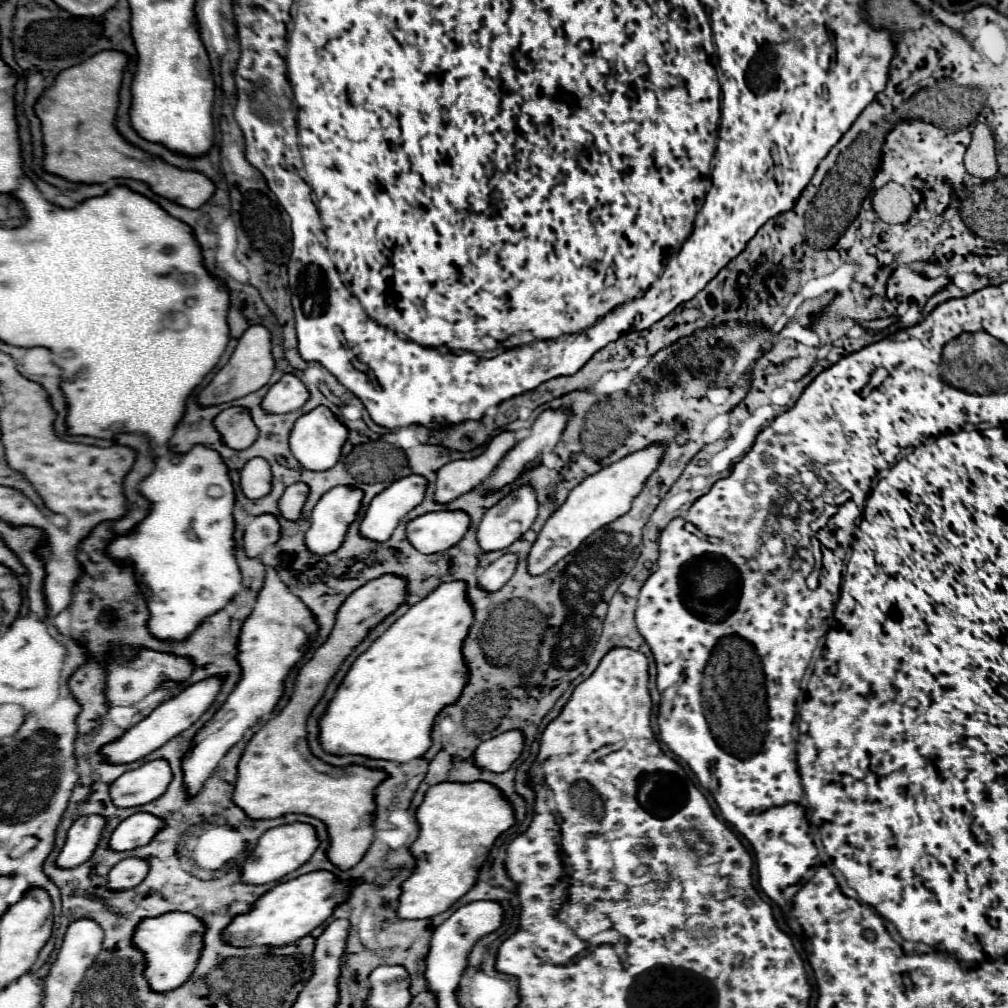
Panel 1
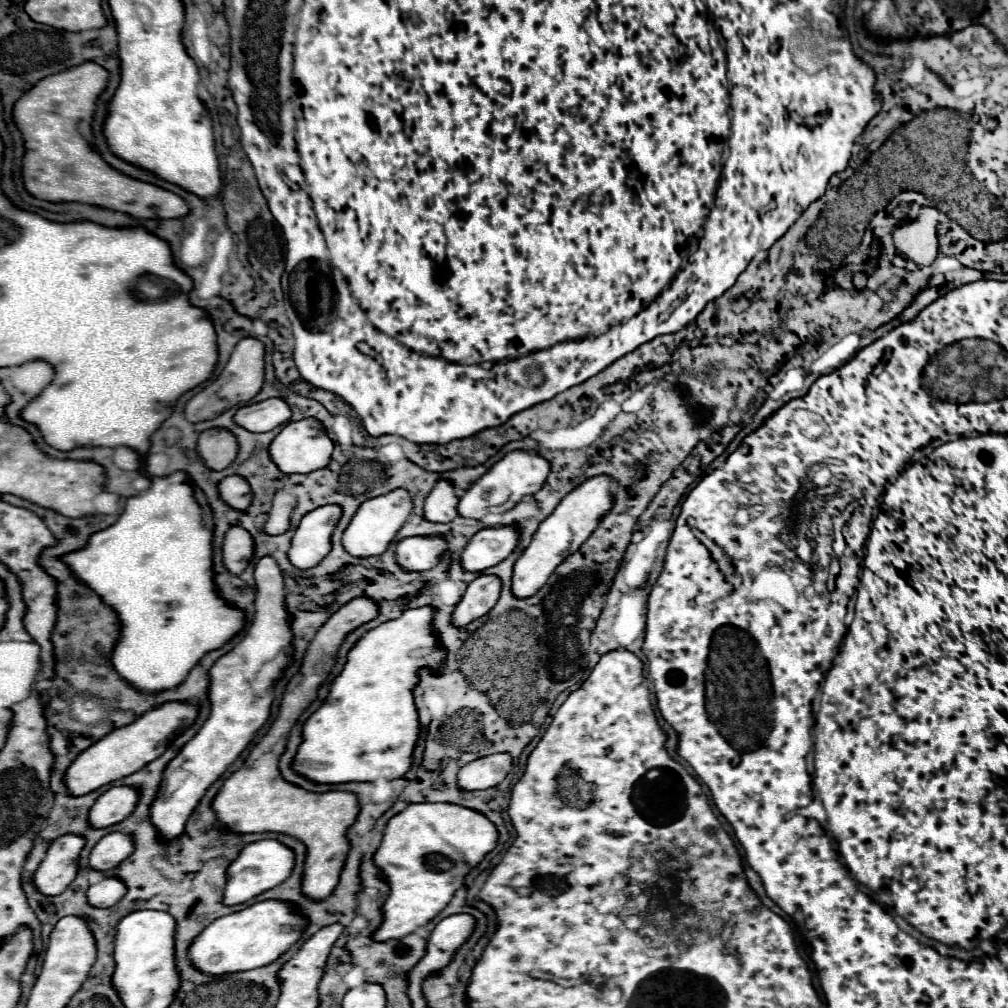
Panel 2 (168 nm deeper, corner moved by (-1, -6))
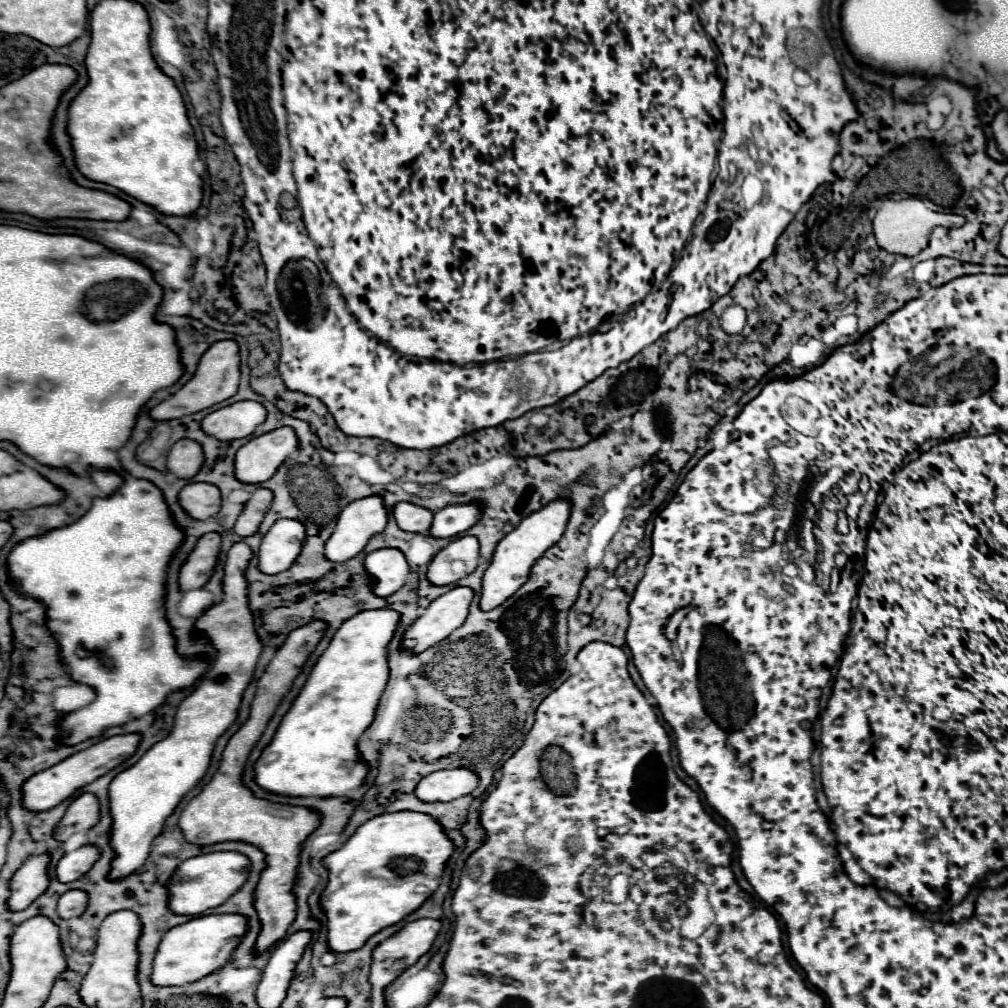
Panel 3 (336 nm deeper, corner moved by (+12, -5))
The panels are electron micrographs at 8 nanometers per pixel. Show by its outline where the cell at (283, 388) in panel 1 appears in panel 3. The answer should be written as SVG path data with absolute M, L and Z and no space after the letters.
M238 401L228 407L208 413L200 427L206 435L218 441L232 441L248 437L266 419L266 409L256 401Z

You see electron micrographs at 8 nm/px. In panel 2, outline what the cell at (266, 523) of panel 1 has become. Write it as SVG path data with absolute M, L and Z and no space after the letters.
M231 528L223 542L223 562L233 574L241 574L255 554L253 536L245 528Z

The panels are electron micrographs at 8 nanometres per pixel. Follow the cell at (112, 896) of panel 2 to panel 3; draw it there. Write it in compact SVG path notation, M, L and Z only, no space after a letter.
M66 891L64 895L60 895L58 907L56 907L56 911L62 919L78 917L84 909L86 909L86 893L84 891Z

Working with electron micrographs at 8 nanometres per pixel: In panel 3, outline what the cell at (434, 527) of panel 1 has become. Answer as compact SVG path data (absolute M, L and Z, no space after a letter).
M378 549L378 551L372 551L366 555L364 559L364 569L370 577L374 577L372 581L372 593L378 595L378 597L390 597L394 591L398 591L406 579L408 579L408 573L410 573L410 567L404 559L404 555L400 551L394 551L394 549Z

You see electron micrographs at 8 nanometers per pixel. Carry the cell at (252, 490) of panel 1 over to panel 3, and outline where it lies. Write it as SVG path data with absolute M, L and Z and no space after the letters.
M188 483L178 493L178 503L192 519L202 521L218 513L222 499L218 487L210 487L210 483Z

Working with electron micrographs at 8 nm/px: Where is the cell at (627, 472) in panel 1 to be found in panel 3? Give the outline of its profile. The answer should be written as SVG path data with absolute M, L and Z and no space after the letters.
M564 499L552 501L540 511L534 511L532 515L522 519L522 523L496 545L492 561L482 577L482 593L480 593L480 603L478 603L482 611L496 609L508 597L512 597L514 591L518 591L518 587L526 583L530 567L536 563L536 559L542 557L544 551L550 549L554 543L558 543L558 539L562 537L568 517L570 517L570 503Z

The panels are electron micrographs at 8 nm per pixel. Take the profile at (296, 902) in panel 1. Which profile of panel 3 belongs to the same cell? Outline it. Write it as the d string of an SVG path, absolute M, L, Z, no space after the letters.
M202 915L168 929L160 939L160 945L152 961L150 975L152 985L158 987L184 985L218 971L230 961L230 955L244 937L246 929L248 929L246 917L242 915Z

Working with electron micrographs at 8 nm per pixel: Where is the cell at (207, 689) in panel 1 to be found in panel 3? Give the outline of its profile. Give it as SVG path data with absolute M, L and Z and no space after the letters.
M114 735L114 737L98 741L96 745L88 747L84 751L78 751L78 753L70 755L68 759L60 761L58 765L46 769L46 771L40 771L40 773L32 775L22 785L22 799L20 799L22 807L28 809L28 811L34 811L34 813L36 811L48 811L48 809L56 807L58 803L68 799L76 789L92 783L94 779L102 777L106 771L124 763L136 751L138 743L140 743L140 735Z

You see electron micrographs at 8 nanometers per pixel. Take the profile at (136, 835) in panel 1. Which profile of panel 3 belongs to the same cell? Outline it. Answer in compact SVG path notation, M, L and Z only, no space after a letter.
M86 845L72 853L66 853L56 865L56 879L60 883L70 883L80 879L90 869L90 863L94 863L94 855L98 855L98 851Z

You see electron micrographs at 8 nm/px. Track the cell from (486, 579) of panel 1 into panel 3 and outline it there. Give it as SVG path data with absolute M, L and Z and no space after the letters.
M454 587L434 599L424 609L424 613L404 631L402 649L410 653L422 653L446 639L464 623L472 597L474 591L470 591L468 587Z

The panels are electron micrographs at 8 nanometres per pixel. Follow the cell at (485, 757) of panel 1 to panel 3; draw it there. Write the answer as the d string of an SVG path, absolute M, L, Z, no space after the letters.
M470 769L436 771L426 775L414 789L414 795L424 803L446 803L472 793L478 785L478 777Z

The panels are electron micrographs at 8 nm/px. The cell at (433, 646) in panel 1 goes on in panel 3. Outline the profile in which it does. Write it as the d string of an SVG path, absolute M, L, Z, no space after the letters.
M392 609L360 611L346 619L334 633L328 649L318 657L304 687L282 717L272 741L254 763L254 781L268 793L286 797L344 797L364 783L368 767L360 761L356 739L370 727L374 711L388 681L386 647L398 625L398 613Z

